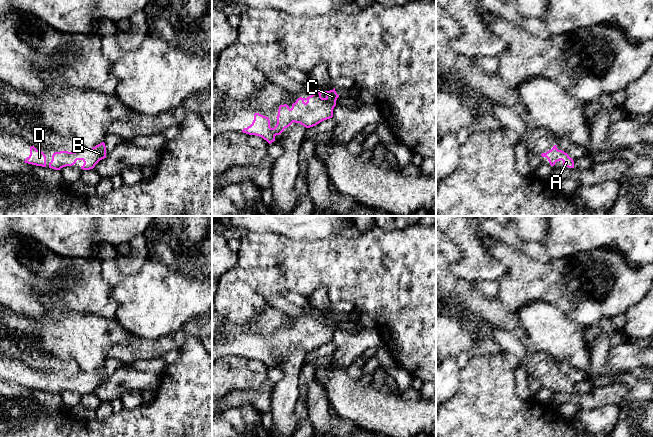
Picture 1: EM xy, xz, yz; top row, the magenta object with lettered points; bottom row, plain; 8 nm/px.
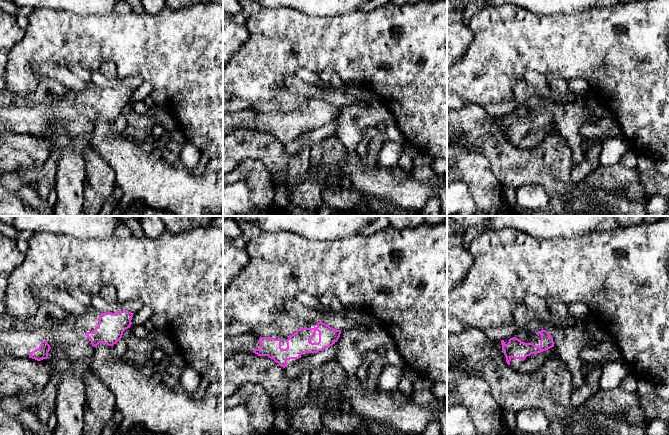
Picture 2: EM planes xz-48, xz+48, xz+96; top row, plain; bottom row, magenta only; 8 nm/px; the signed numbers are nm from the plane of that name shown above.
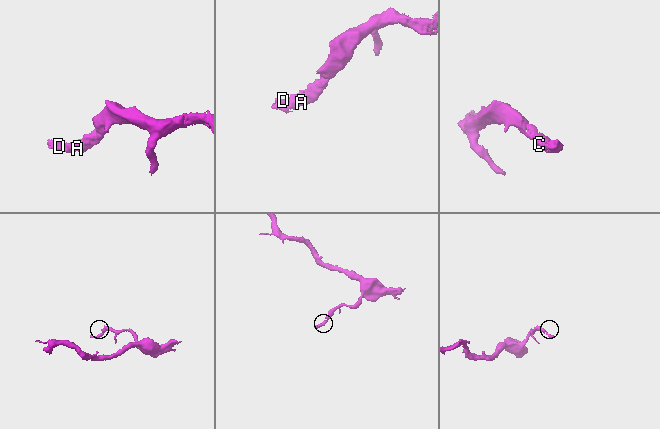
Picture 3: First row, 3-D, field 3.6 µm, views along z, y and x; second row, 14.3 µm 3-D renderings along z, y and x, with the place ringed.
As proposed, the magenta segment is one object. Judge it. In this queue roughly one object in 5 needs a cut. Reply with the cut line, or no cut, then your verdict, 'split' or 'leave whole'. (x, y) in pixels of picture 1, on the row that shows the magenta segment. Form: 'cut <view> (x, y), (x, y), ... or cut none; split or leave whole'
cut none; leave whole

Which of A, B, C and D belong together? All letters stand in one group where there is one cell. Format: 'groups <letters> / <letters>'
groups A B C D

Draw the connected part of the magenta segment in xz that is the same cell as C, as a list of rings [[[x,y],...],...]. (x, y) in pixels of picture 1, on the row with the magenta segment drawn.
[[[334,88],[330,91],[316,92],[307,98],[300,97],[292,104],[291,109],[287,104],[280,105],[276,117],[277,124],[274,128],[270,127],[268,117],[255,113],[252,124],[244,128],[242,132],[262,137],[271,144],[275,141],[275,136],[280,135],[293,122],[310,128],[332,118],[338,97]]]

